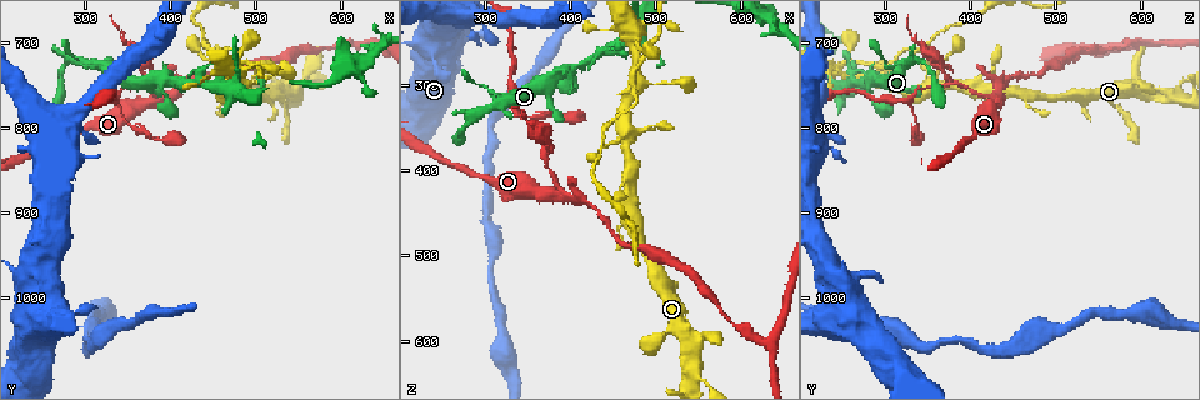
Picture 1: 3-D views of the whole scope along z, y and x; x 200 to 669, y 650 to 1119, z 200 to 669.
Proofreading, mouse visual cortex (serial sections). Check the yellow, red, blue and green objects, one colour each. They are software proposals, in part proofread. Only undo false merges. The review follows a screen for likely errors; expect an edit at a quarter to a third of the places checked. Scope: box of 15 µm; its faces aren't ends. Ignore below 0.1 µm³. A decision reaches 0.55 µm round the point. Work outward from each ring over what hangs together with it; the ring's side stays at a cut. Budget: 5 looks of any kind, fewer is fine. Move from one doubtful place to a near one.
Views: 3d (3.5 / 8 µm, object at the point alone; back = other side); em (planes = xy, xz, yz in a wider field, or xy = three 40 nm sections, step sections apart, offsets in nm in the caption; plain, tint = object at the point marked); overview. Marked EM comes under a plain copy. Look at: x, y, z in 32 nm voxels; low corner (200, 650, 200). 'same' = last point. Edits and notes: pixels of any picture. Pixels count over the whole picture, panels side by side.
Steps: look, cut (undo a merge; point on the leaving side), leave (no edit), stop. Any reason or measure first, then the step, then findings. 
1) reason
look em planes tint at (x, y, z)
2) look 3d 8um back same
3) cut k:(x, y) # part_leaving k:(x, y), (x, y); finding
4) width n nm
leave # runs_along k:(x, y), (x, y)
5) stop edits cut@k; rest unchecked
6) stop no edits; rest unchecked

three-way junction
look 3d 3.5um at (385, 765, 425)

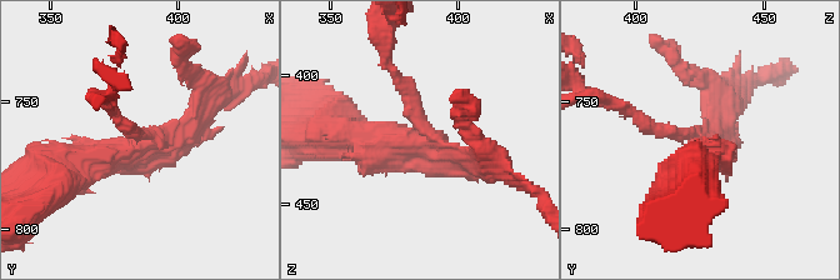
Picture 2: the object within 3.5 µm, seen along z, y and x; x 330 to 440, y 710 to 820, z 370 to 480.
arms 3; arm_widths 200, 200, 400 nm; shape alone is not enough
look em planes tint at (387, 769, 428)

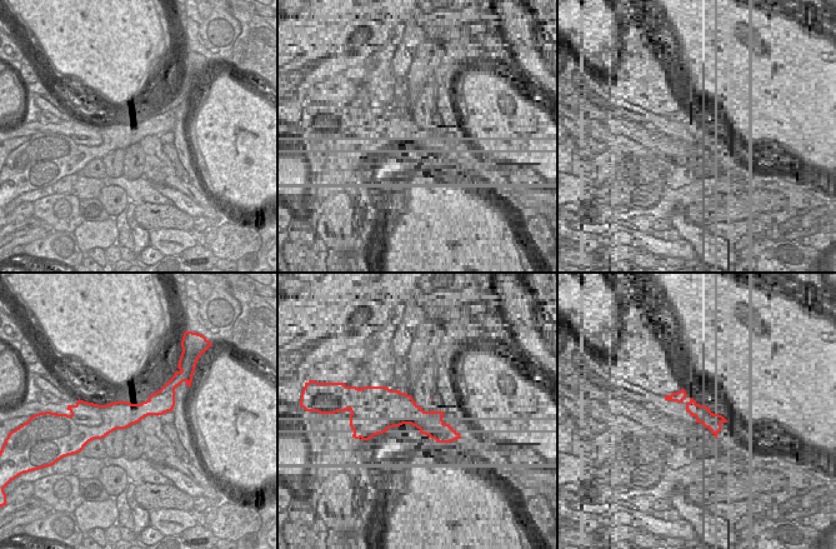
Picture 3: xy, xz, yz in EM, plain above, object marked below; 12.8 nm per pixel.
cut 2:(656, 130) # part_leaving 2:(691, 135), (650, 128), (595, 96); a second cell is stuck on

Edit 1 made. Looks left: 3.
sharp bend
look 3d 3.5um at (505, 735, 225)

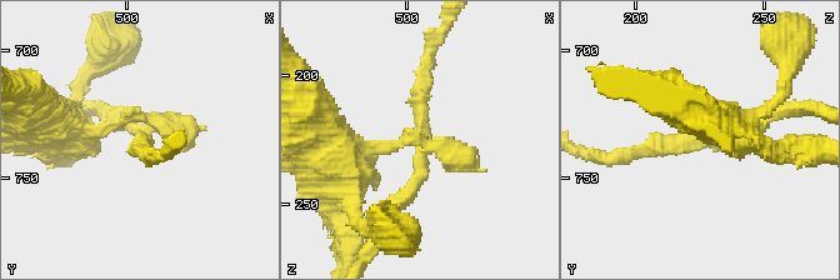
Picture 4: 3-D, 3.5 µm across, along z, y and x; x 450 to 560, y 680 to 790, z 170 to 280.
shape alone is not enough
look em xy step 3 tint at (507, 732, 229)

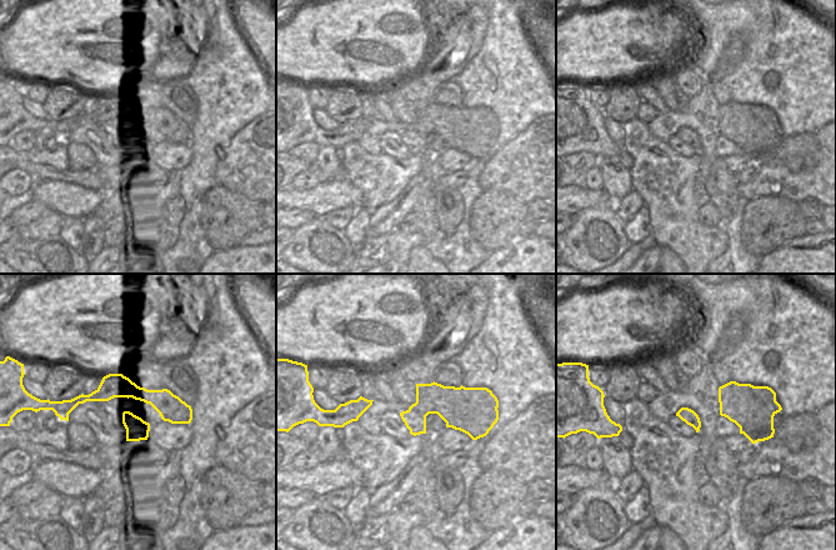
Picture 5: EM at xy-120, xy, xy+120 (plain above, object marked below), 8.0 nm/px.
cut it another way
look em xy step 5 tint same

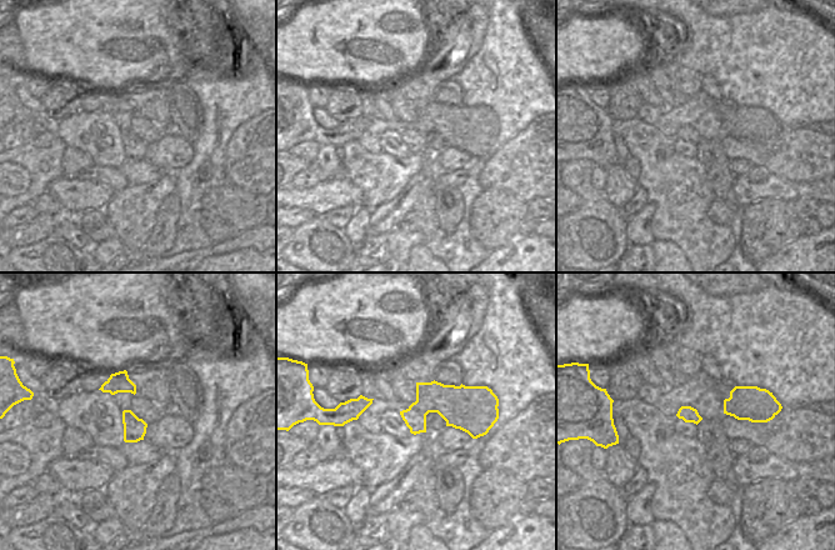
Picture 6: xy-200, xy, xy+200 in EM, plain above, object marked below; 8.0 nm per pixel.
cut 4:(423, 105) # border 6:(409, 408), (415, 408), (425, 415); two cells meet here

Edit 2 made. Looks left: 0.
stop edits cut@2, cut@4; rest unchecked

